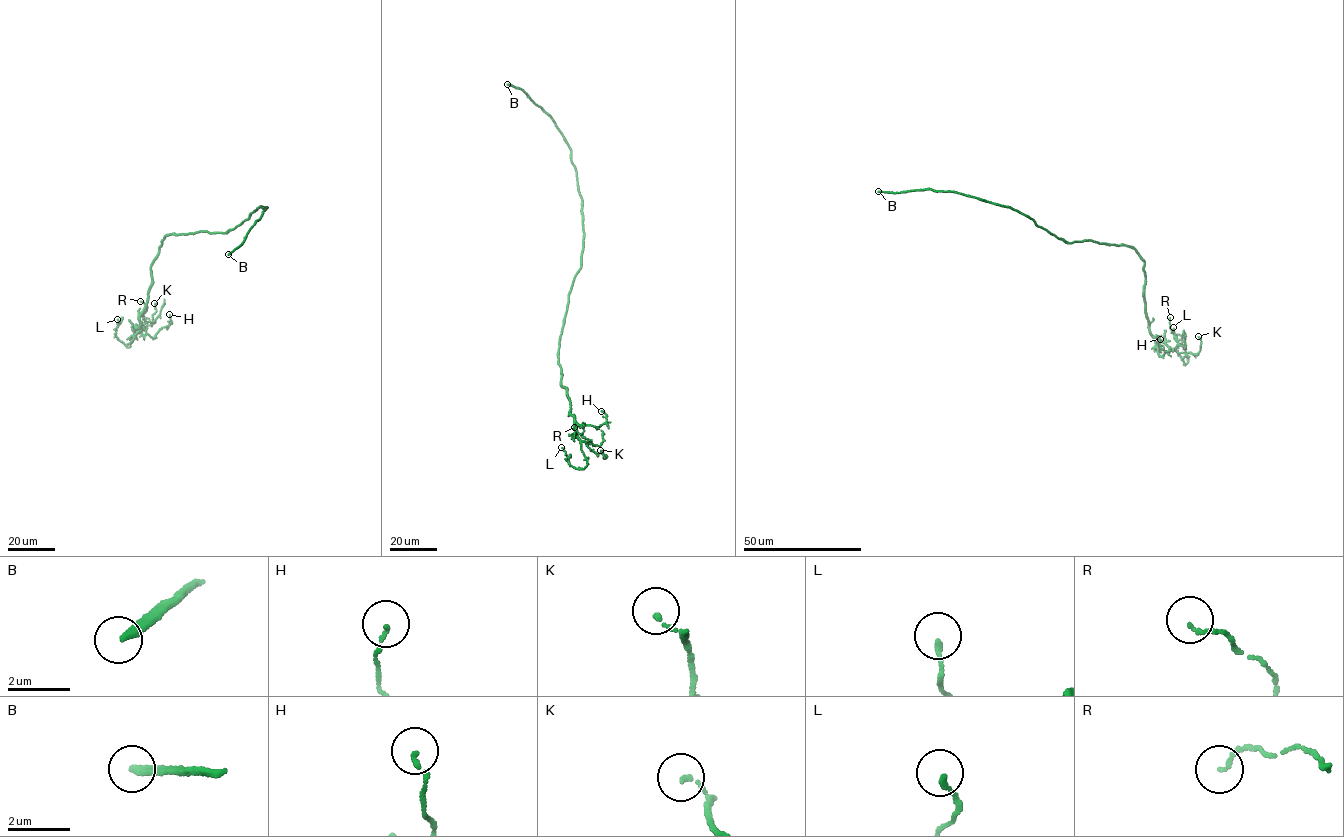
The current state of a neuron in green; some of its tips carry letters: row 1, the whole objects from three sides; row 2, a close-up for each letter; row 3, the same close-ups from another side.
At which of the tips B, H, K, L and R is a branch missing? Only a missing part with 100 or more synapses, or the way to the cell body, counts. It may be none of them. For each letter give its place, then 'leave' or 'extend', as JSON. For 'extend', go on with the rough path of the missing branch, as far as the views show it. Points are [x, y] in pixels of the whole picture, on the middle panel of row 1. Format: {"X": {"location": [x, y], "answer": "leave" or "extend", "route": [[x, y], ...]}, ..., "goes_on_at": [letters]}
{"B": {"location": [507, 84], "answer": "extend", "route": [[507, 84], [463, 93], [437, 119], [429, 184], [412, 212], [433, 224], [431, 238], [406, 268]]}, "H": {"location": [601, 411], "answer": "leave"}, "K": {"location": [600, 450], "answer": "leave"}, "L": {"location": [561, 447], "answer": "leave"}, "R": {"location": [574, 427], "answer": "leave"}, "goes_on_at": ["B"]}

